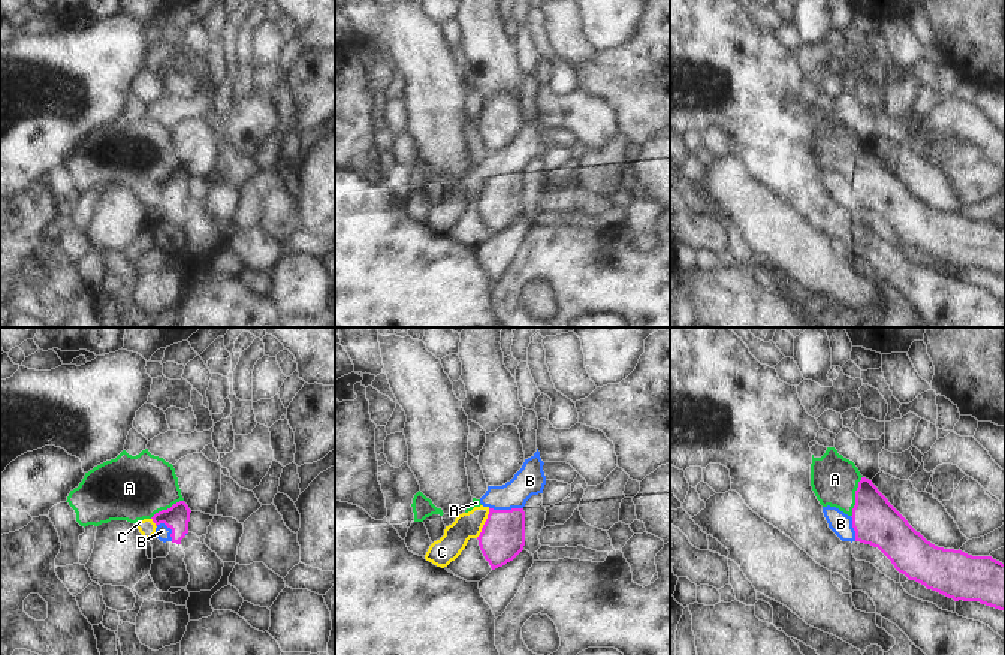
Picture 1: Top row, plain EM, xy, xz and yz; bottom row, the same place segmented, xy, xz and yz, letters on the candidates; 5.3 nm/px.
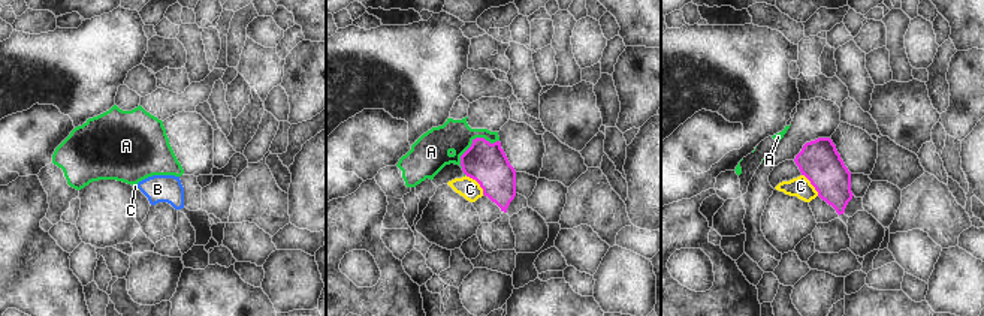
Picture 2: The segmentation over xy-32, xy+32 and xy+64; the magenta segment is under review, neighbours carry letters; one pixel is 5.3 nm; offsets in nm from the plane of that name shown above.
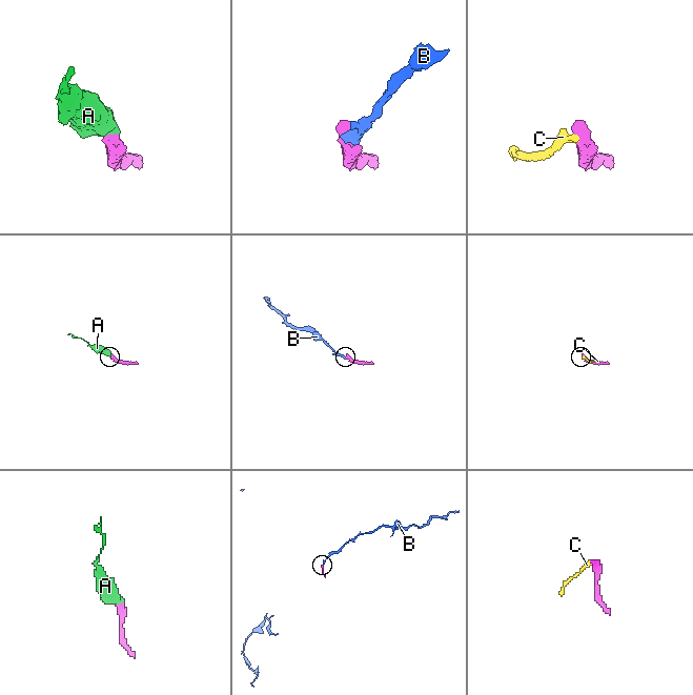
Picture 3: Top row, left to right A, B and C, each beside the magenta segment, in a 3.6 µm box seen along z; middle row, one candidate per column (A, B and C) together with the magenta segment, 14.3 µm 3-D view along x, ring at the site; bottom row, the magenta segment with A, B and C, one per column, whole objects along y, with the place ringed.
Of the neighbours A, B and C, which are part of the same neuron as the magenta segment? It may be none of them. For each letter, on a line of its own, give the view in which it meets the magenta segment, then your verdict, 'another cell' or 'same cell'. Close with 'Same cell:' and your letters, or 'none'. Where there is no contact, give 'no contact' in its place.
A: yz | same cell
B: xz | another cell
C: xz | another cell
Same cell: A

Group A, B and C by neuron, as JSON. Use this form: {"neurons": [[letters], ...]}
{"neurons": [["A"], ["B", "C"]]}

